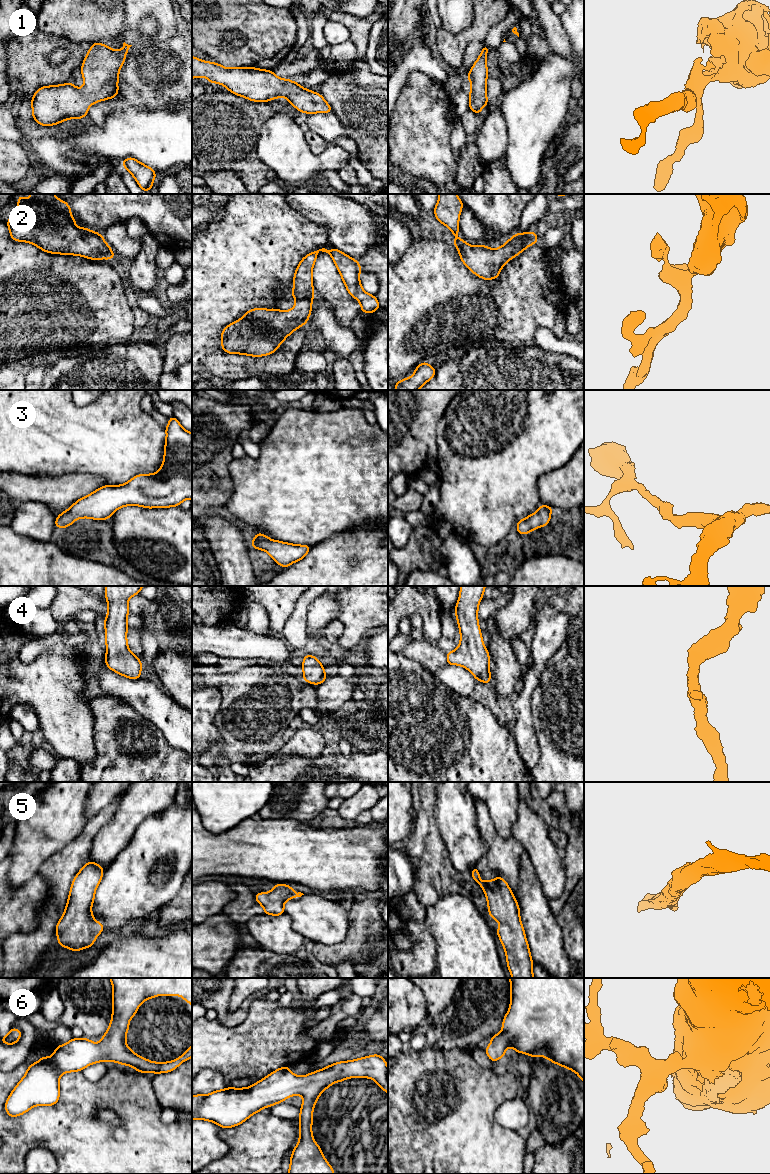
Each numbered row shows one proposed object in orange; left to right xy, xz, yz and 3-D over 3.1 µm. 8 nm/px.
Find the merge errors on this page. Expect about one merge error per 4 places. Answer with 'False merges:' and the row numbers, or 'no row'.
False merges: no row

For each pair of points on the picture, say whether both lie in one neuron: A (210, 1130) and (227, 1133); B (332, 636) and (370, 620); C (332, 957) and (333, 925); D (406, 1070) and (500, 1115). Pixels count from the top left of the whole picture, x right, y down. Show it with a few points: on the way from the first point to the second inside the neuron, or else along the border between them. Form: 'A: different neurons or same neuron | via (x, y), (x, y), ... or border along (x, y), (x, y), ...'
A: different neurons | border along (221, 1128), (219, 1137), (228, 1146), (225, 1155)
B: different neurons | border along (338, 618), (343, 625), (343, 633), (334, 645)
C: different neurons | border along (348, 927), (346, 936), (337, 943), (315, 943)
D: different neurons | border along (514, 1098), (494, 1113), (509, 1130)

